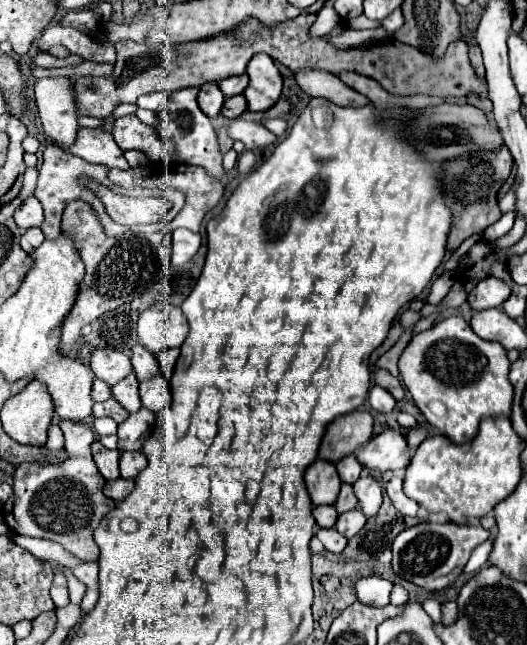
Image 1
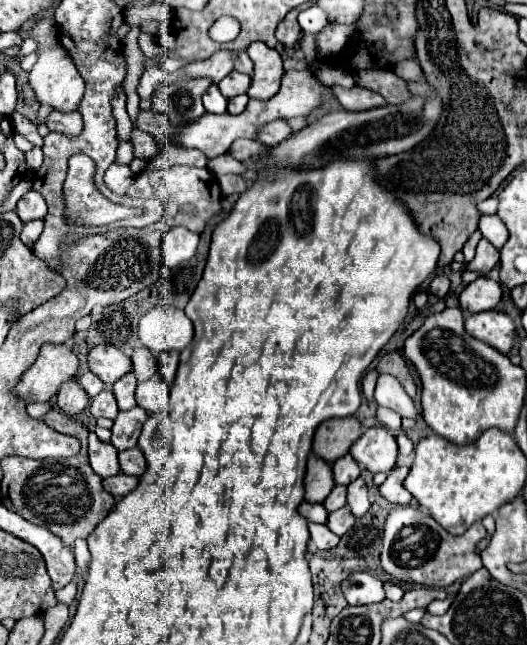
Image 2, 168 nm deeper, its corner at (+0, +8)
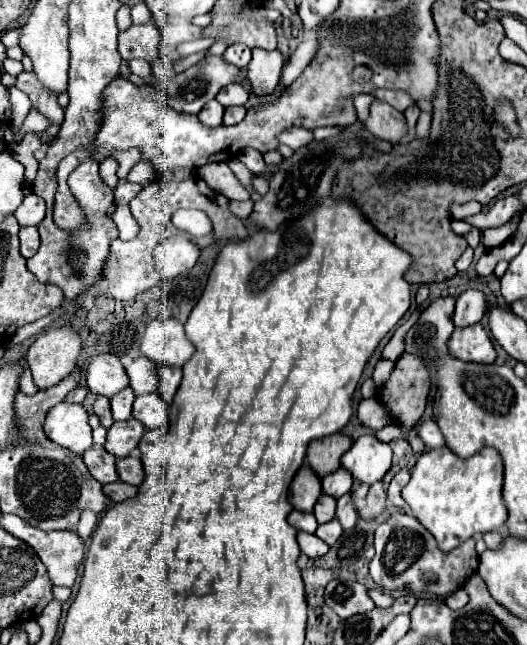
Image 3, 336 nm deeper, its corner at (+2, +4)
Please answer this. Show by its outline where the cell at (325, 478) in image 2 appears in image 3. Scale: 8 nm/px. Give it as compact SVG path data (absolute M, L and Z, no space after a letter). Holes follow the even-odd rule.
M304 464L290 486L290 504L296 510L302 512L312 512L316 500L322 494L322 480L320 476L316 476L316 472L312 472L312 468L308 464Z

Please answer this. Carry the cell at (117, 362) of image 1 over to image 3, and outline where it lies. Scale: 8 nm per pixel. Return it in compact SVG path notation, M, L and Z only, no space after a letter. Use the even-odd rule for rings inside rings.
M100 354L90 360L86 370L86 382L90 392L110 398L128 386L128 374L118 356Z

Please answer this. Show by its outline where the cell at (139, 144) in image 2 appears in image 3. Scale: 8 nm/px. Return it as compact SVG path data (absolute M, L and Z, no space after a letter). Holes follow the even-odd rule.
M140 160L140 162L130 170L128 180L130 180L130 182L138 182L138 184L148 184L148 182L154 180L154 174L156 174L156 170L152 168L152 164Z

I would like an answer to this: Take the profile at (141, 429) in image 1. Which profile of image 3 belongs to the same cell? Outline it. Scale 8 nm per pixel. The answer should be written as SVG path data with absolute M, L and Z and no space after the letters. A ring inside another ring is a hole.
M130 418L126 422L114 422L112 428L108 430L104 448L116 458L124 458L138 446L144 430L146 430L144 424L140 424L134 418Z

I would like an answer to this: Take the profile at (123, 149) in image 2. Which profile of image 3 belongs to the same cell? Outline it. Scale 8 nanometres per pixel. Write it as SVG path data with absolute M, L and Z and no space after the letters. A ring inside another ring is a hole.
M108 158L100 164L100 176L102 180L110 186L110 188L116 188L118 184L118 176L116 176L116 170L118 170L118 160L116 158Z

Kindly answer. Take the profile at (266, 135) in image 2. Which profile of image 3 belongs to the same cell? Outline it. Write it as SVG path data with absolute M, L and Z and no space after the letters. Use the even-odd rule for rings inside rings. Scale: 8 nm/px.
M288 128L288 130L284 130L278 136L278 140L280 140L280 144L286 144L292 150L298 150L304 144L310 144L312 142L312 132L310 130L304 130L304 128Z

